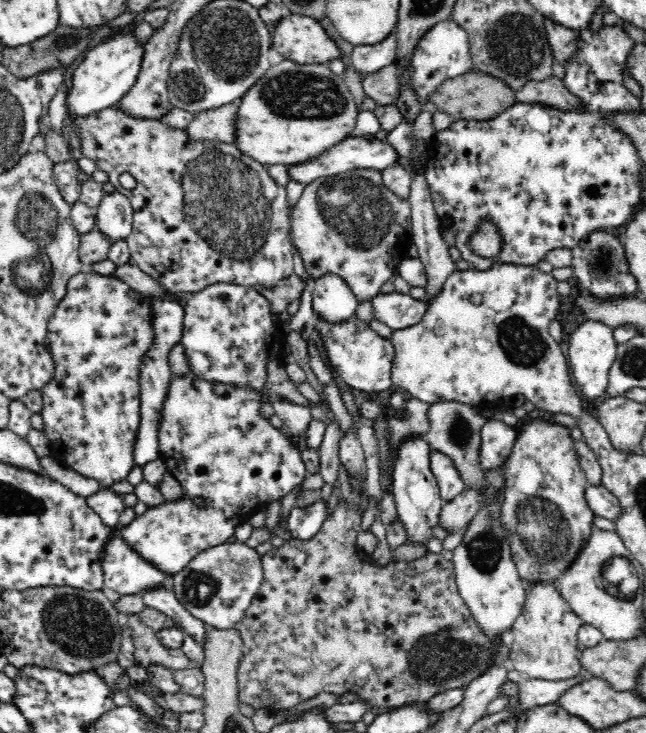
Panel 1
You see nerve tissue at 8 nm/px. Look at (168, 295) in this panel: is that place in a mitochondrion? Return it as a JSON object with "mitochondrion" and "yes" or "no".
{"mitochondrion":"no"}

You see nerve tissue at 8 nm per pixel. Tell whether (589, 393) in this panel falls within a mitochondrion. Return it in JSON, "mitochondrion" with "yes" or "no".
{"mitochondrion":"no"}

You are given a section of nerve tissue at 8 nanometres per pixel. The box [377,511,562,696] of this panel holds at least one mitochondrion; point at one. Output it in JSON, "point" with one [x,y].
{"point":[438,657]}

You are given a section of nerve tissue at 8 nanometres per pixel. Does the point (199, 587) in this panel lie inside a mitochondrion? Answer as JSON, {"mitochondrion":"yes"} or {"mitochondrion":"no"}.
{"mitochondrion":"yes"}

